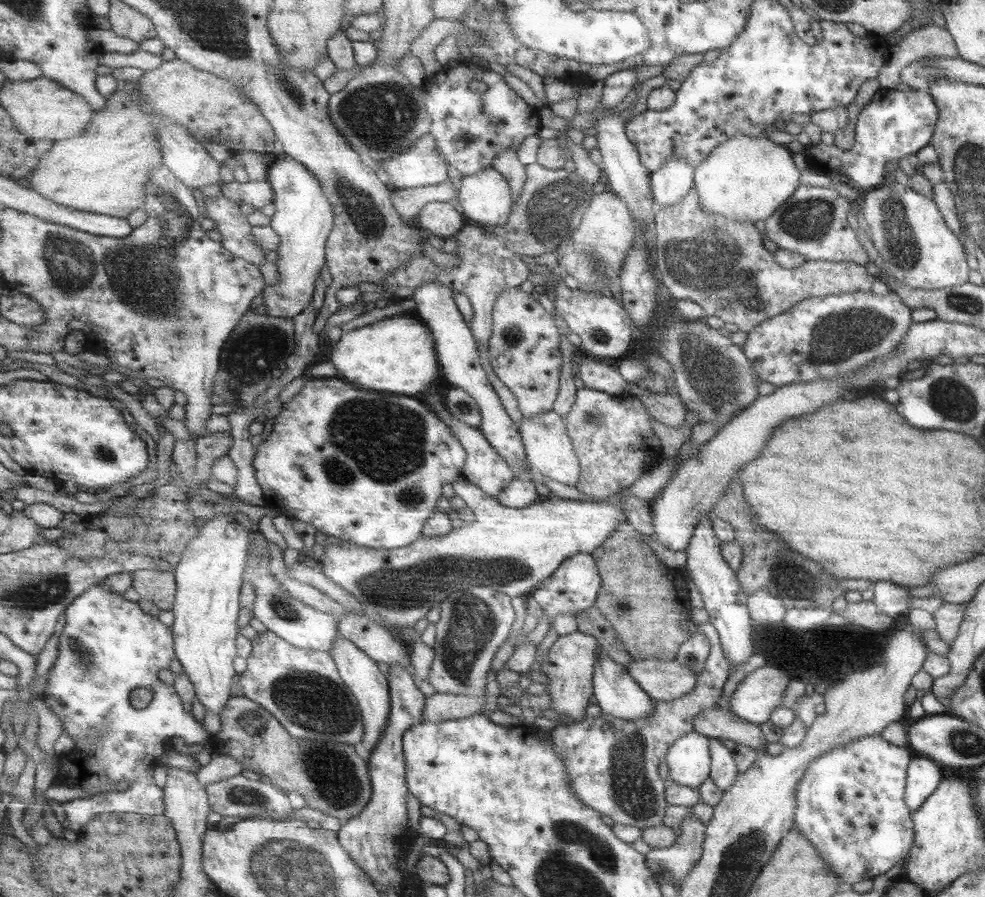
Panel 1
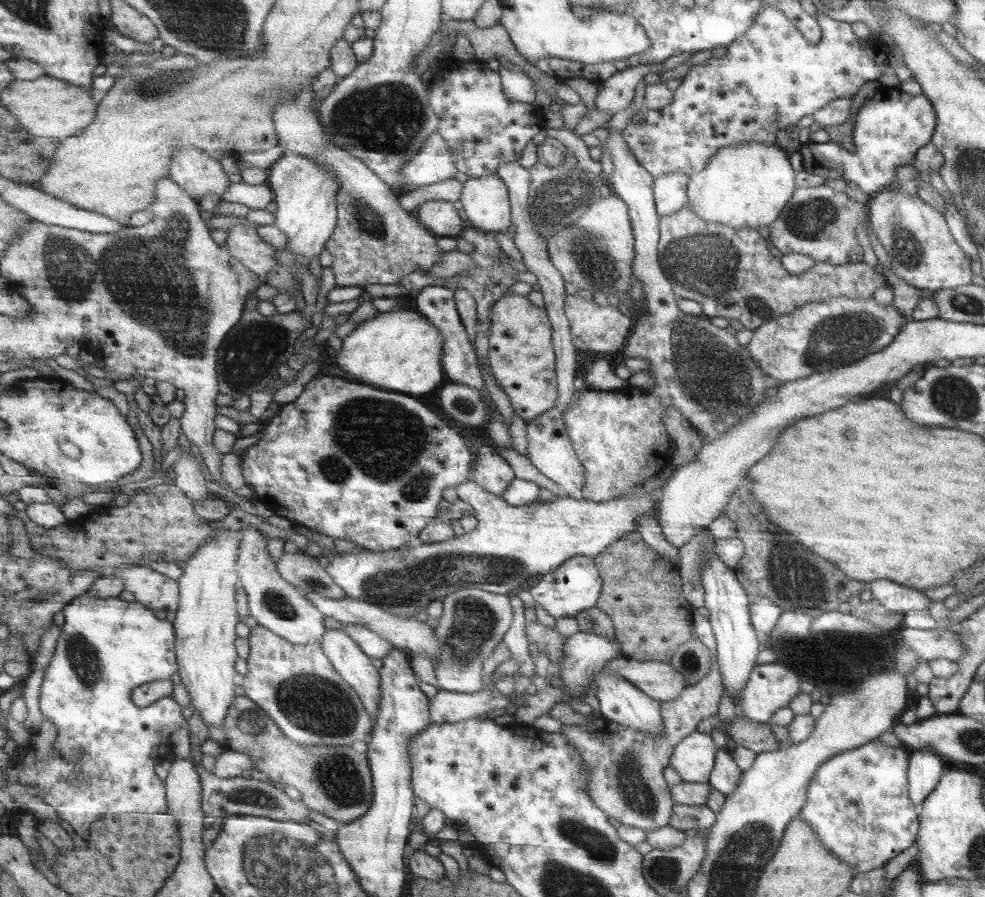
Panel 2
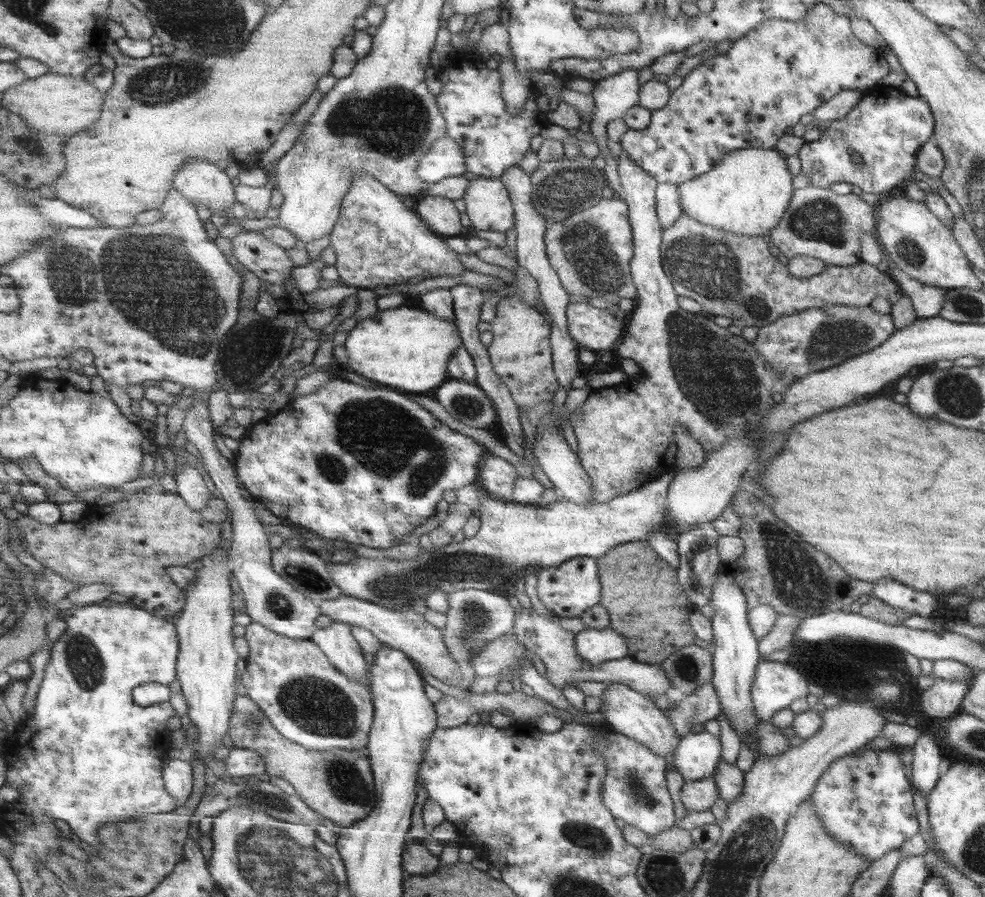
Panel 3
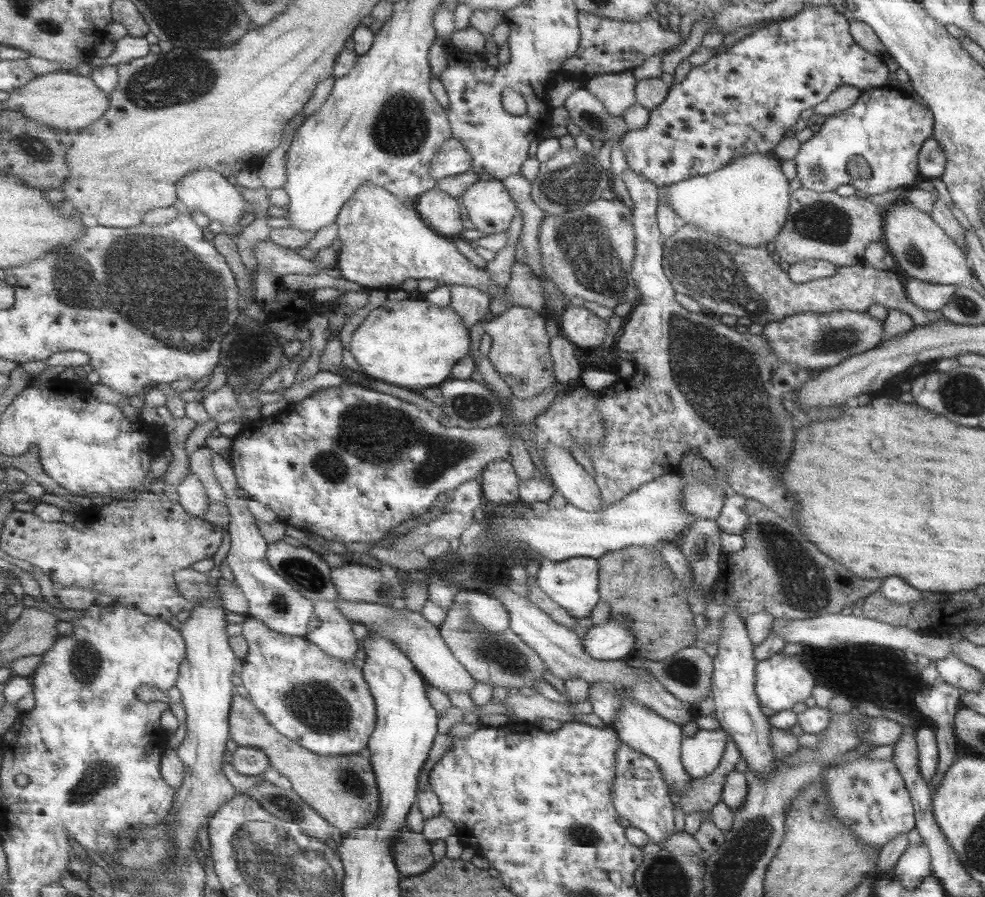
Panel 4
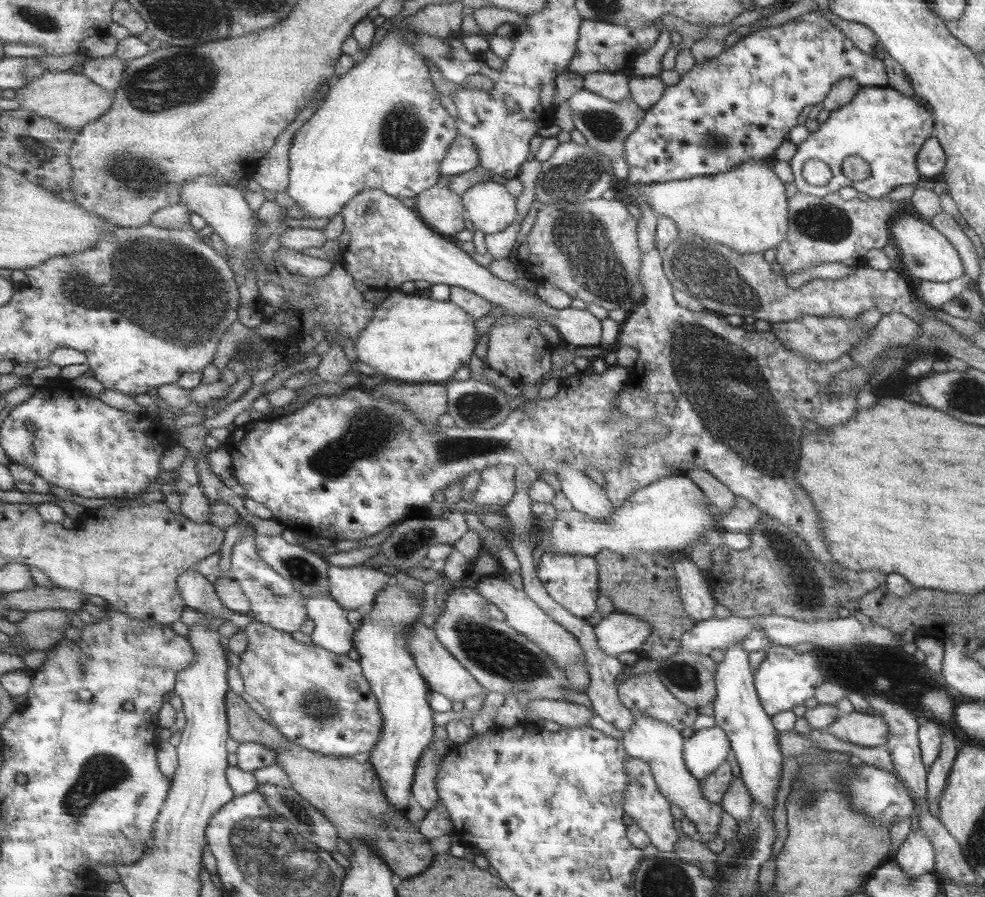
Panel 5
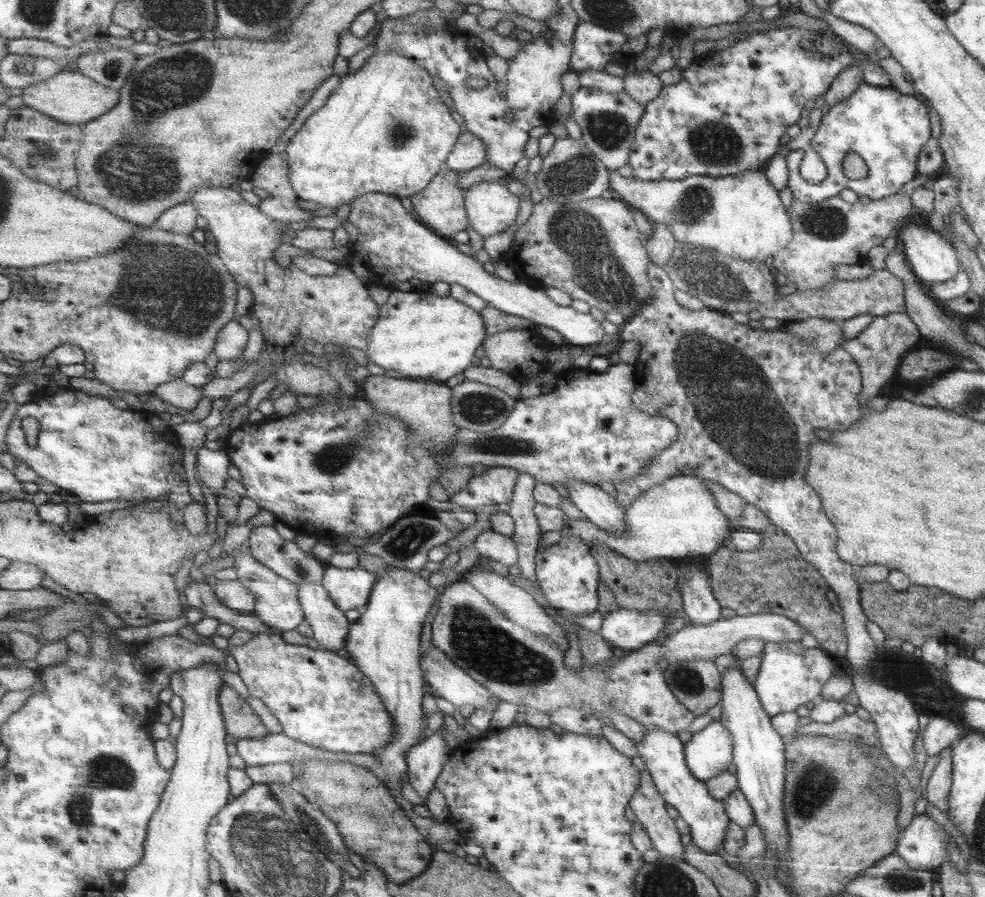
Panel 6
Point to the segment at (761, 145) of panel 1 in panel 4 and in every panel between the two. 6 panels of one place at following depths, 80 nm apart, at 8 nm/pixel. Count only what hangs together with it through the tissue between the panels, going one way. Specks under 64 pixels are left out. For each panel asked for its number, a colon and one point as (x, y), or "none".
2: (748, 184)
3: (747, 191)
4: (746, 201)

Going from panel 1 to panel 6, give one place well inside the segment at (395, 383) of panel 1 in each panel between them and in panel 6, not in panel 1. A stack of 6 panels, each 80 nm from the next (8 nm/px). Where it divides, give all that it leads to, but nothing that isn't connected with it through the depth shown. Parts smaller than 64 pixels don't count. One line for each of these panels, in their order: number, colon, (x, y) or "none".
2: (402, 350)
3: (408, 347)
4: (414, 343)
5: (417, 339)
6: (435, 337)

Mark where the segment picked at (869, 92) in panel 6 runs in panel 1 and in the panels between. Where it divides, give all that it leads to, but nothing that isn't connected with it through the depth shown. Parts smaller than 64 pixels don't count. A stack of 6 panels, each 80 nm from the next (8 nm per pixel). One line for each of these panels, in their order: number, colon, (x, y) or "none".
1: (895, 124)
2: (889, 128)
3: (886, 128)
4: (885, 126)
5: (885, 128)

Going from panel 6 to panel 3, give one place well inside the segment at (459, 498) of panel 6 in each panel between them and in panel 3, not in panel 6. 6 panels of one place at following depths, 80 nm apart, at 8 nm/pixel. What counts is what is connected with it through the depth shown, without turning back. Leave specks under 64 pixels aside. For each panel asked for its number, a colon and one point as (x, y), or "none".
3: (497, 477)
4: (500, 483)
5: (497, 487)

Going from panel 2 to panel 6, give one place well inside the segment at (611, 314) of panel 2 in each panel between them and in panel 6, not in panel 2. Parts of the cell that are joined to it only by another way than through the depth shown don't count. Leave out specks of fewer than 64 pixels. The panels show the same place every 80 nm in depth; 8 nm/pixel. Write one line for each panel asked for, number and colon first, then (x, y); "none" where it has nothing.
3: (596, 329)
4: (577, 324)
5: (390, 243)
6: (396, 245)

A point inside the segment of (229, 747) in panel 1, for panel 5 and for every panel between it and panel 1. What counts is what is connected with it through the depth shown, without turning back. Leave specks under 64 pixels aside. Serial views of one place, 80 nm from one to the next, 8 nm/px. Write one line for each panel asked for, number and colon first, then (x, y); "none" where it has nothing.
2: (336, 781)
3: (340, 785)
4: (344, 788)
5: (348, 791)

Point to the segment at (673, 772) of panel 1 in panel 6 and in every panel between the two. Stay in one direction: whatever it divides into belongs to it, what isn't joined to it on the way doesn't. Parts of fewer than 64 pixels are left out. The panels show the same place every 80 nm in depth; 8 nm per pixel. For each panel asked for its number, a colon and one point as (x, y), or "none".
2: (693, 758)
3: (696, 755)
4: (700, 753)
5: (702, 752)
6: (708, 752)

